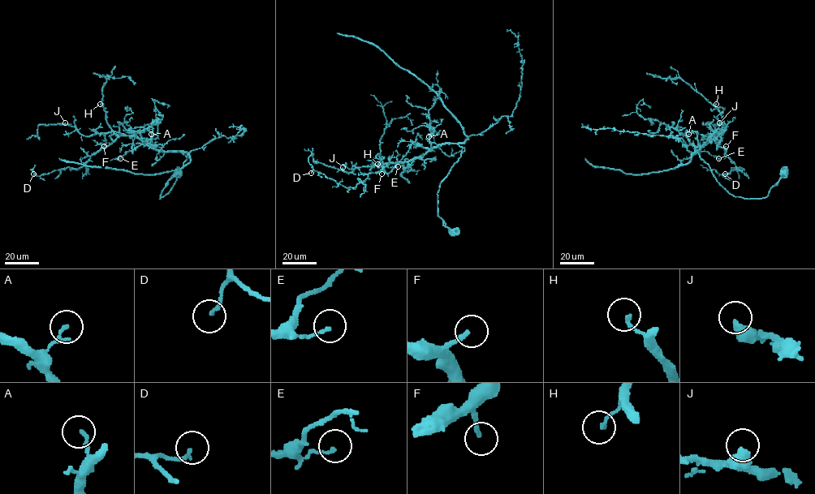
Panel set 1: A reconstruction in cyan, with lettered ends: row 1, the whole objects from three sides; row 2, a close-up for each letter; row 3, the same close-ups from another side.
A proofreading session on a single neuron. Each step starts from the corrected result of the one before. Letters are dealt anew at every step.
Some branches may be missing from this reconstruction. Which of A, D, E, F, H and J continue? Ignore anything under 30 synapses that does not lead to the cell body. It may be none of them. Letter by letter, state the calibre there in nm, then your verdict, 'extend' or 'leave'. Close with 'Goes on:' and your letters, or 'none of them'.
A: 180 nm | leave
D: 180 nm | leave
E: 140 nm | leave
F: 200 nm | extend
H: 170 nm | leave
J: 480 nm | leave
Goes on: F

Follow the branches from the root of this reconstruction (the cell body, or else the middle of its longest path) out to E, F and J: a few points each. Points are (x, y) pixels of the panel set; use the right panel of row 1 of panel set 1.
E: (783, 172), (765, 197), (734, 196), (696, 152), (700, 148), (699, 144), (696, 148), (718, 158)
F: (783, 172), (765, 197), (734, 196), (717, 181), (709, 166), (696, 152), (713, 135), (719, 146), (726, 146)
J: (783, 172), (765, 197), (743, 199), (730, 195), (696, 152), (714, 131), (718, 136), (725, 126), (719, 122)

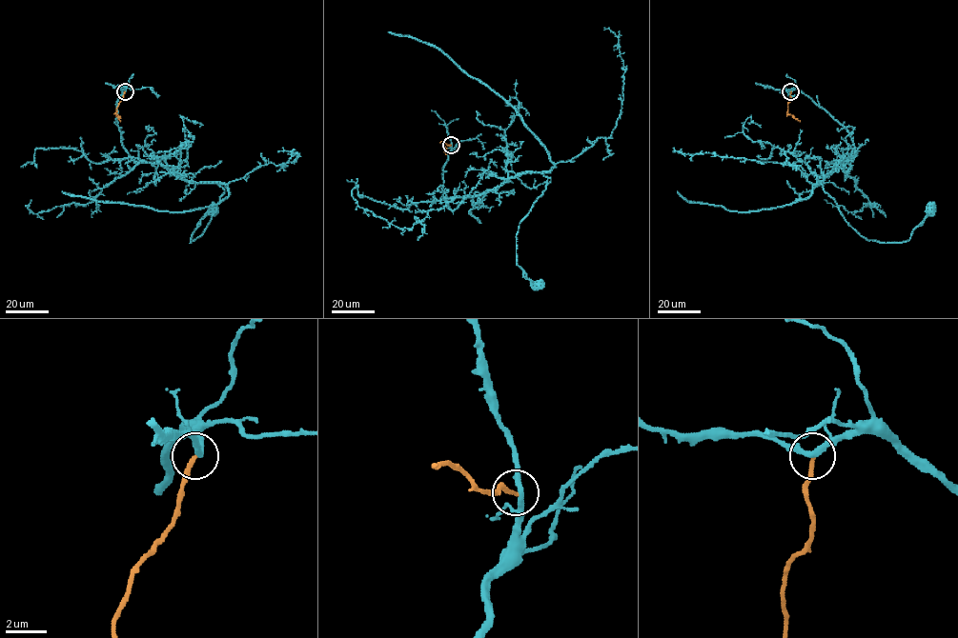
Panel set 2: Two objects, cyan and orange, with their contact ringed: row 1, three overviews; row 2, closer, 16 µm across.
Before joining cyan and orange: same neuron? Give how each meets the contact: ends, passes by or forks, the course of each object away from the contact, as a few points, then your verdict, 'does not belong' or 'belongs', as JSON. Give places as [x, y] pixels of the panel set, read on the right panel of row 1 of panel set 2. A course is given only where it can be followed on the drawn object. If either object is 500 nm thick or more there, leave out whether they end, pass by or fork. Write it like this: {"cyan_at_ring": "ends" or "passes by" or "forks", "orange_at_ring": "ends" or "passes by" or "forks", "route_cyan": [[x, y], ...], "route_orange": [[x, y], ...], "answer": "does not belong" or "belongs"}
{"cyan_at_ring": "passes by", "orange_at_ring": "ends", "route_cyan": [[791, 91], [808, 95], [850, 134], [855, 154], [818, 182], [858, 232], [880, 243], [907, 242], [929, 209]], "route_orange": [[791, 91], [787, 112], [800, 121]], "answer": "belongs"}

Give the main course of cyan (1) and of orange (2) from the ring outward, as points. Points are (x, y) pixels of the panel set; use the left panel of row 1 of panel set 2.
1: (125, 91), (116, 121), (128, 154), (224, 191), (190, 243), (214, 209)
2: (125, 91), (116, 109), (120, 121)

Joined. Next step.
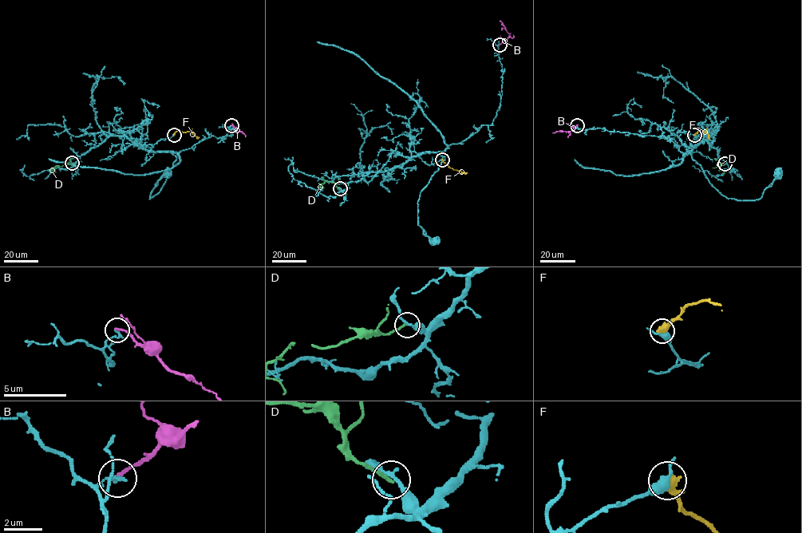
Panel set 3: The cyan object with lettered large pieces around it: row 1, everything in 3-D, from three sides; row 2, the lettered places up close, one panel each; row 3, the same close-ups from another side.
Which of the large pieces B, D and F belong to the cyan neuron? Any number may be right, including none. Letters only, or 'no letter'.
no letter

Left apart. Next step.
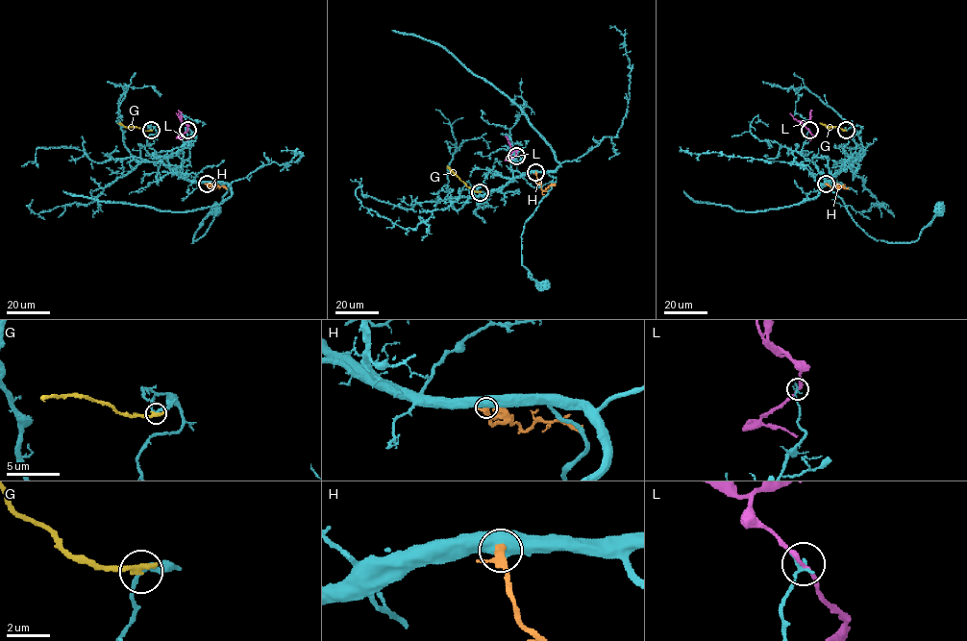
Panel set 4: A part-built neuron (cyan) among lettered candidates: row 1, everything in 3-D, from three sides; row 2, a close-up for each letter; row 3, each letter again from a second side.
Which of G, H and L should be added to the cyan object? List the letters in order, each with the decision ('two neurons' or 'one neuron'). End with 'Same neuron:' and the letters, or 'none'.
G: two neurons
H: two neurons
L: two neurons
Same neuron: none

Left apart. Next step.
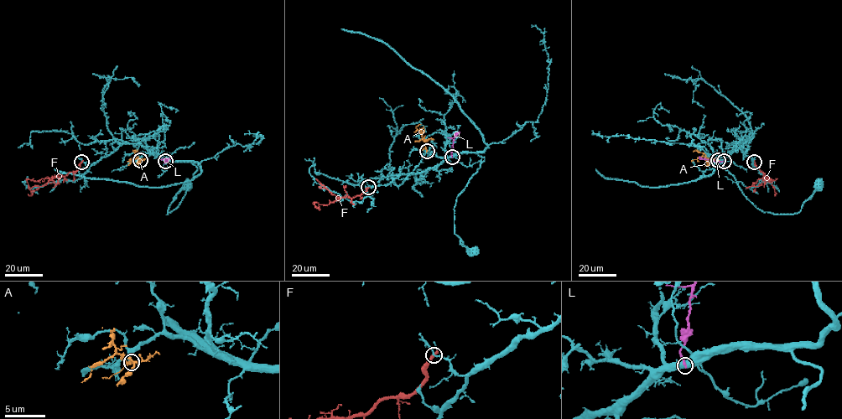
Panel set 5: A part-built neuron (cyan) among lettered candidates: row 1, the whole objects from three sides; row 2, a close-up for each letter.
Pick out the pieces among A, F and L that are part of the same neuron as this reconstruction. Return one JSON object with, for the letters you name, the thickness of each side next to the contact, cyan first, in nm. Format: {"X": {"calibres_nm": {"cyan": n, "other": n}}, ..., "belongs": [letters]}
{"A": {"calibres_nm": {"cyan": 220, "other": 240}}, "belongs": ["A"]}

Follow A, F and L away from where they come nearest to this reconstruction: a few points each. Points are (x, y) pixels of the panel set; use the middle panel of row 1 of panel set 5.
A: (427, 151), (422, 134), (416, 127), (420, 124)
F: (368, 187), (362, 193), (352, 198), (340, 197), (324, 204), (314, 202), (318, 208), (314, 207)
L: (452, 157), (454, 137), (459, 131)

